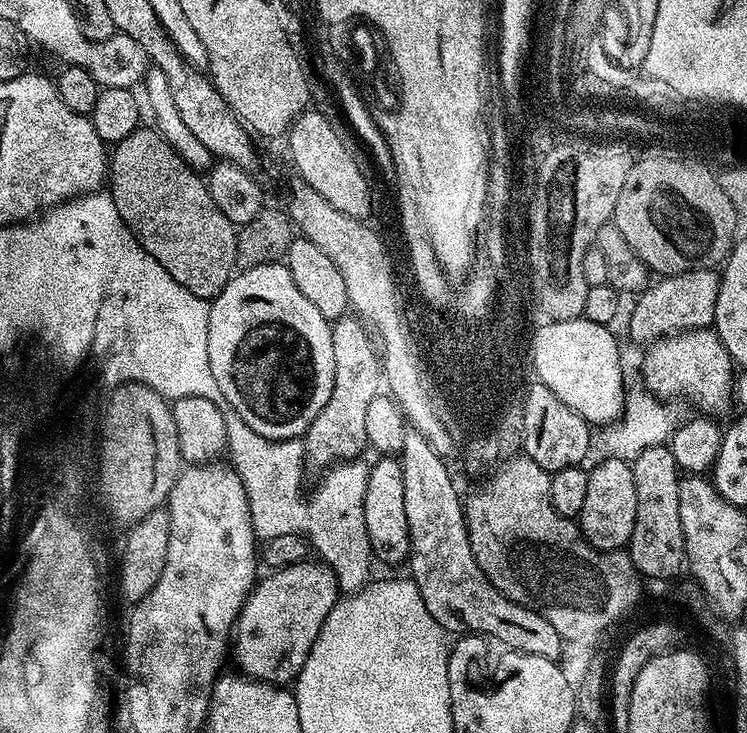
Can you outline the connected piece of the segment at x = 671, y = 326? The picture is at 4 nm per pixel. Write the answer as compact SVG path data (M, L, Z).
M699 268L657 279L635 297L636 305L628 316L629 338L639 346L647 346L664 336L675 336L677 332L712 328L716 318L719 285L720 272L711 268Z

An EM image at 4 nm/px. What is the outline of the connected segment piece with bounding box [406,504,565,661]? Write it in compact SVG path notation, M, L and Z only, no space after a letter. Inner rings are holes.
M420 504L406 506L406 526L410 526L410 579L418 586L426 610L448 634L475 634L497 640L505 649L534 654L538 658L559 661L564 639L534 610L503 596L477 566L470 546L468 524L448 524L442 528L440 516L434 520L426 514L432 510L418 510Z

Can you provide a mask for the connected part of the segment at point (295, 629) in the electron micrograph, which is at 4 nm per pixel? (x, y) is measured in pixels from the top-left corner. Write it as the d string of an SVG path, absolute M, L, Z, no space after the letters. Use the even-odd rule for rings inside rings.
M312 558L267 574L265 580L264 577L257 579L240 608L230 652L236 655L236 664L240 667L237 669L243 675L284 686L295 681L302 670L310 646L314 646L314 638L318 638L318 630L322 630L322 622L326 622L336 604L338 585L332 569Z

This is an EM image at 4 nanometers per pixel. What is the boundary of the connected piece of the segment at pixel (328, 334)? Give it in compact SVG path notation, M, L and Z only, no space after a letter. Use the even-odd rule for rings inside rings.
M287 263L263 264L237 271L229 280L228 285L211 300L208 309L210 310L210 322L206 330L206 358L210 358L210 370L214 373L214 382L218 382L220 400L231 412L238 414L238 418L242 418L242 422L246 422L250 430L254 430L262 438L295 440L303 437L308 431L310 422L314 422L318 410L326 406L330 398L330 390L334 390L334 342L332 341L331 323L326 318L322 318L318 306L314 306L310 298L305 298L302 290L298 290L298 286L294 286L294 278L290 278Z

